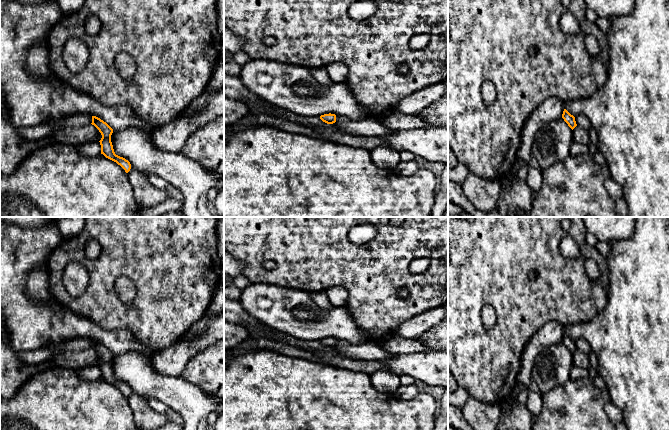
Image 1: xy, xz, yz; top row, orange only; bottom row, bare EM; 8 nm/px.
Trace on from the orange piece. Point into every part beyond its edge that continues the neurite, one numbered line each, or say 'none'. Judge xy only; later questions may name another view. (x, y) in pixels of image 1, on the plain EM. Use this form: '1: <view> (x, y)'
none

